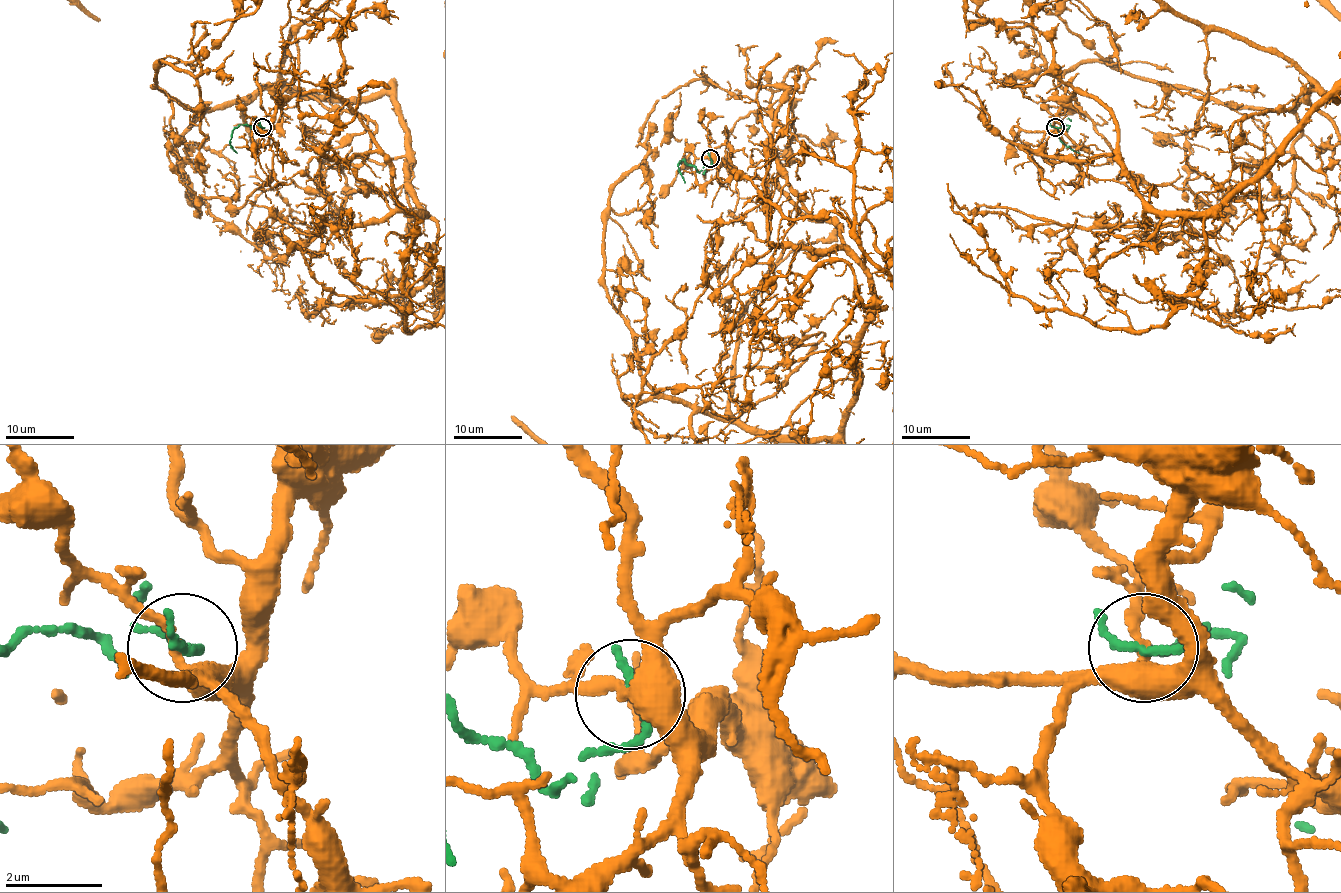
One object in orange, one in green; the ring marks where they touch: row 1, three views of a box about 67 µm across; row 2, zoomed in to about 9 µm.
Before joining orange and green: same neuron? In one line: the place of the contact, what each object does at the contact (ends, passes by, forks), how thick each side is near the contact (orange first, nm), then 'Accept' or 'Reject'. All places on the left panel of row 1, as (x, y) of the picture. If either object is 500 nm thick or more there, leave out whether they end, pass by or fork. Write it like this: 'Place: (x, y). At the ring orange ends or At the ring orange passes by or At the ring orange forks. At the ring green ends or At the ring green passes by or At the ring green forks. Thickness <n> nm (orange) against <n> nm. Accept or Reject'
Place: (262, 127). At the ring orange passes by. At the ring green passes by. Thickness 320 nm (orange) against 150 nm. Reject

